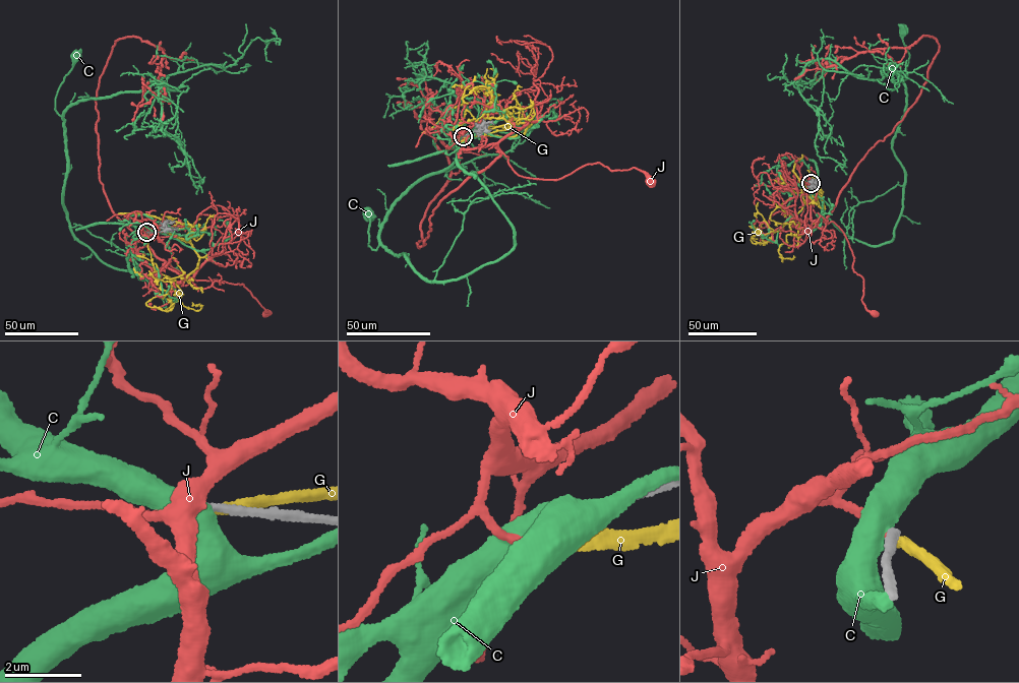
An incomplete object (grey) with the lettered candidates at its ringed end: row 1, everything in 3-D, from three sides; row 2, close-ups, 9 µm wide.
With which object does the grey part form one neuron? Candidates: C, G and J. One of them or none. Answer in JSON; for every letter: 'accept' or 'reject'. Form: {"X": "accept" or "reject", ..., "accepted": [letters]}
{"C": "reject", "G": "reject", "J": "reject", "accepted": []}

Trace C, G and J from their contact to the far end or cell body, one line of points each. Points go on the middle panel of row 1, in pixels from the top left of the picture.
C: (463, 136), (459, 166), (513, 230), (507, 253), (458, 278), (430, 282), (402, 253), (368, 246), (368, 215)
G: (464, 136), (511, 137), (529, 127), (484, 118), (493, 100), (486, 87), (462, 99), (469, 85), (479, 91)
J: (463, 136), (464, 148), (494, 144), (523, 177), (560, 179), (600, 163), (648, 180)

